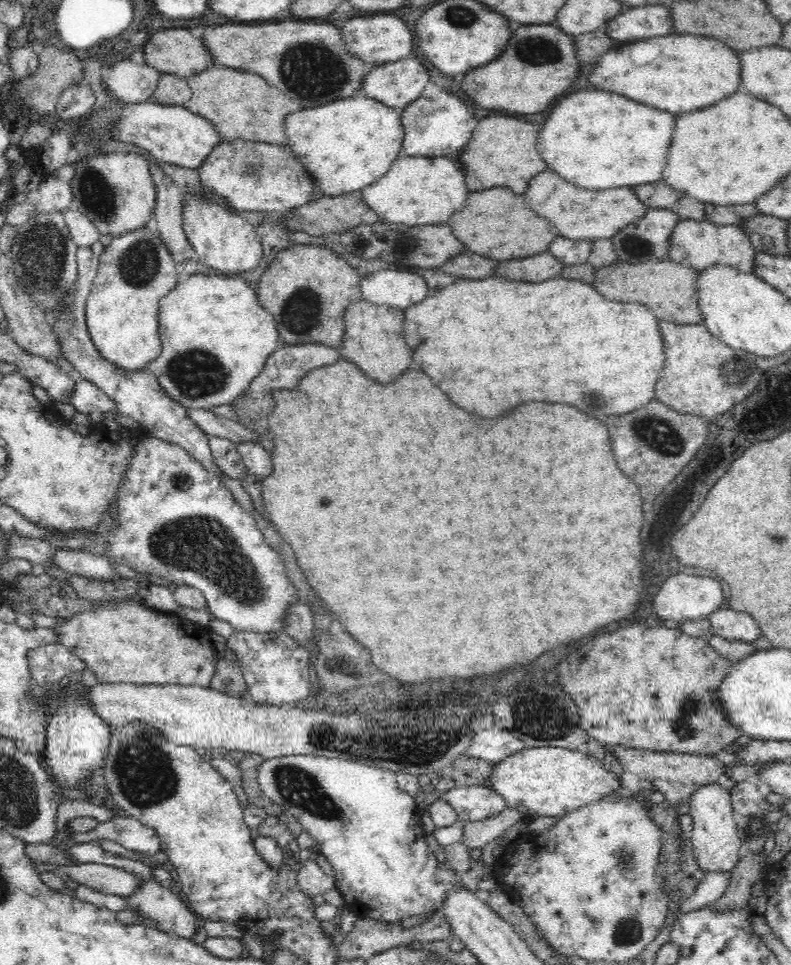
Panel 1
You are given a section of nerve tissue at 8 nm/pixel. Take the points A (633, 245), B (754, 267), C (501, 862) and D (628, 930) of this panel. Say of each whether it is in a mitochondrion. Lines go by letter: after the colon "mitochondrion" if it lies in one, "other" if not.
A: mitochondrion
B: other
C: other
D: mitochondrion

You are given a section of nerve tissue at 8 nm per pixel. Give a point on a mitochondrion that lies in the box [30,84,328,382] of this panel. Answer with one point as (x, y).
(139, 263)

